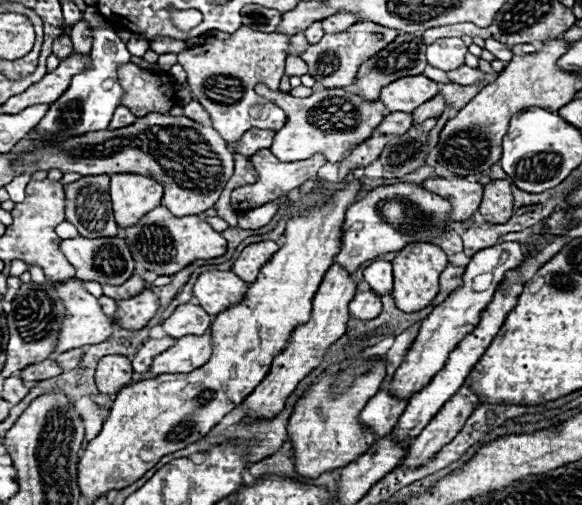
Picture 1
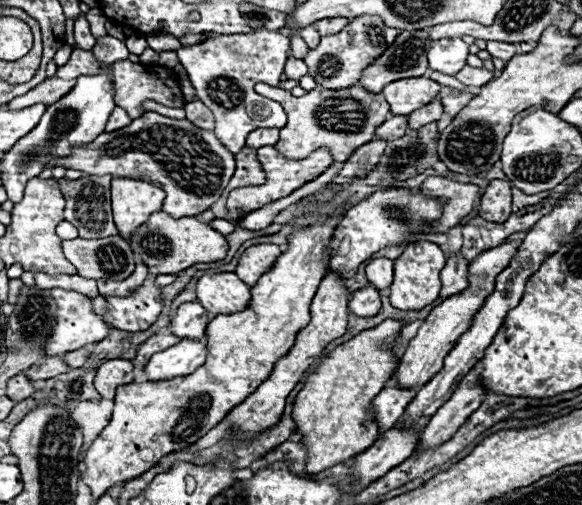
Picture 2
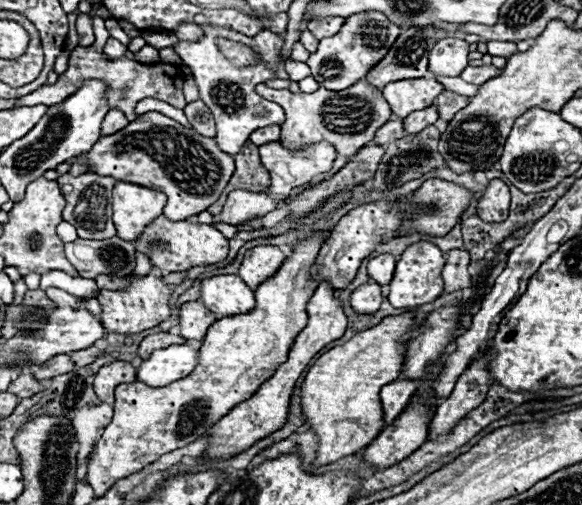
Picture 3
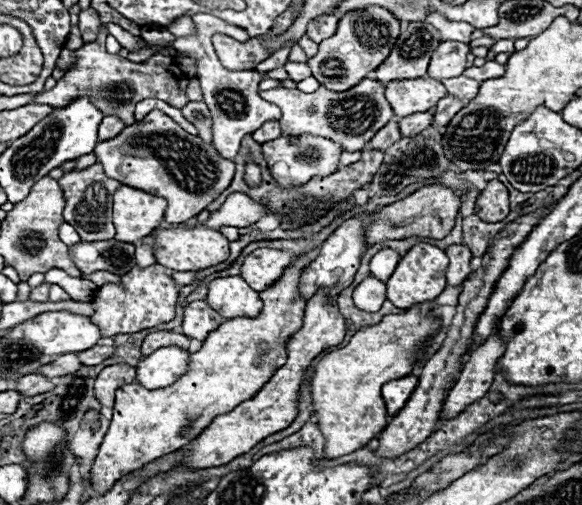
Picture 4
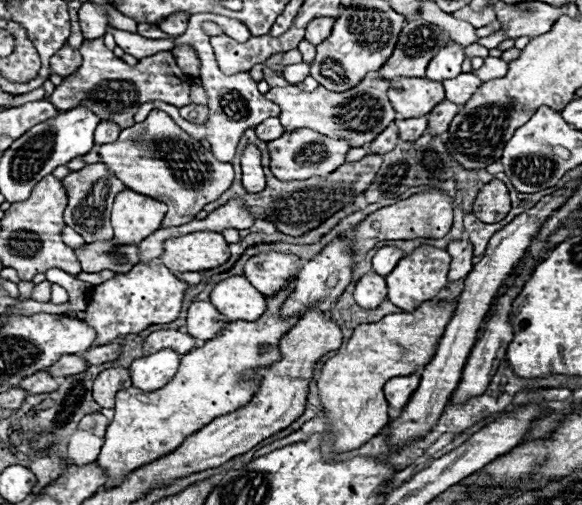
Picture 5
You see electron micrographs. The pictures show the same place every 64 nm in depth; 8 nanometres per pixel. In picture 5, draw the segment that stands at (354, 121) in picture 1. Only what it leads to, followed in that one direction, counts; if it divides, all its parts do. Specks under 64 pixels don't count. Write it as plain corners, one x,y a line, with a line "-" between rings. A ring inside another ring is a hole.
368,74
356,88
346,92
330,92
324,86
318,86
314,92
304,92
298,86
276,86
264,96
282,108
278,118
288,132
310,128
330,138
348,138
350,144
358,148
372,142
390,122
396,120
396,112
386,96
388,86
390,80
378,74

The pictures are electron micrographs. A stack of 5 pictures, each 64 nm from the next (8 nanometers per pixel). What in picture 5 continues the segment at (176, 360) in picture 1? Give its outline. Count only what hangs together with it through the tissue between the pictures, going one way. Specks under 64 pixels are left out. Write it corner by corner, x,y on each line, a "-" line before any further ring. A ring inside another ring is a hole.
160,350
150,356
142,356
130,364
132,386
140,390
162,388
170,378
174,378
180,366
180,354
174,350

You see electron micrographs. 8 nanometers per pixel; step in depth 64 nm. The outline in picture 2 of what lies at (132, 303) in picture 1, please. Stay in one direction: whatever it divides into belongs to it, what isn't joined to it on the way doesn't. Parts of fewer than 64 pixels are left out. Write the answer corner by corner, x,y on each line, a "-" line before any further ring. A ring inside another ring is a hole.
148,278
130,296
106,296
108,312
102,318
112,328
122,328
124,332
146,330
162,314
164,296
160,288
156,278

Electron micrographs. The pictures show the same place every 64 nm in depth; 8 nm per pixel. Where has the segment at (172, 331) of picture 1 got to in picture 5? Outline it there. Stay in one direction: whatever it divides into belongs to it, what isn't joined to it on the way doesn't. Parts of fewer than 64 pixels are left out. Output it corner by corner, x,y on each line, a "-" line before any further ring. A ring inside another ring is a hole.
192,302
192,306
188,308
186,332
190,336
196,336
198,340
212,340
222,332
226,322
226,316
222,316
210,302

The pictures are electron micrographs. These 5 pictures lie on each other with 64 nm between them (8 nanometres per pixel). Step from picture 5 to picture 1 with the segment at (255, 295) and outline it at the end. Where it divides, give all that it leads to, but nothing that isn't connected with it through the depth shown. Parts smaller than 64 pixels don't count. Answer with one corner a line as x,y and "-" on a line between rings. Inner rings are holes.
210,270
198,276
194,284
194,296
206,312
216,316
222,310
232,308
236,300
242,300
242,296
246,296
246,288
248,284
240,280
234,272

